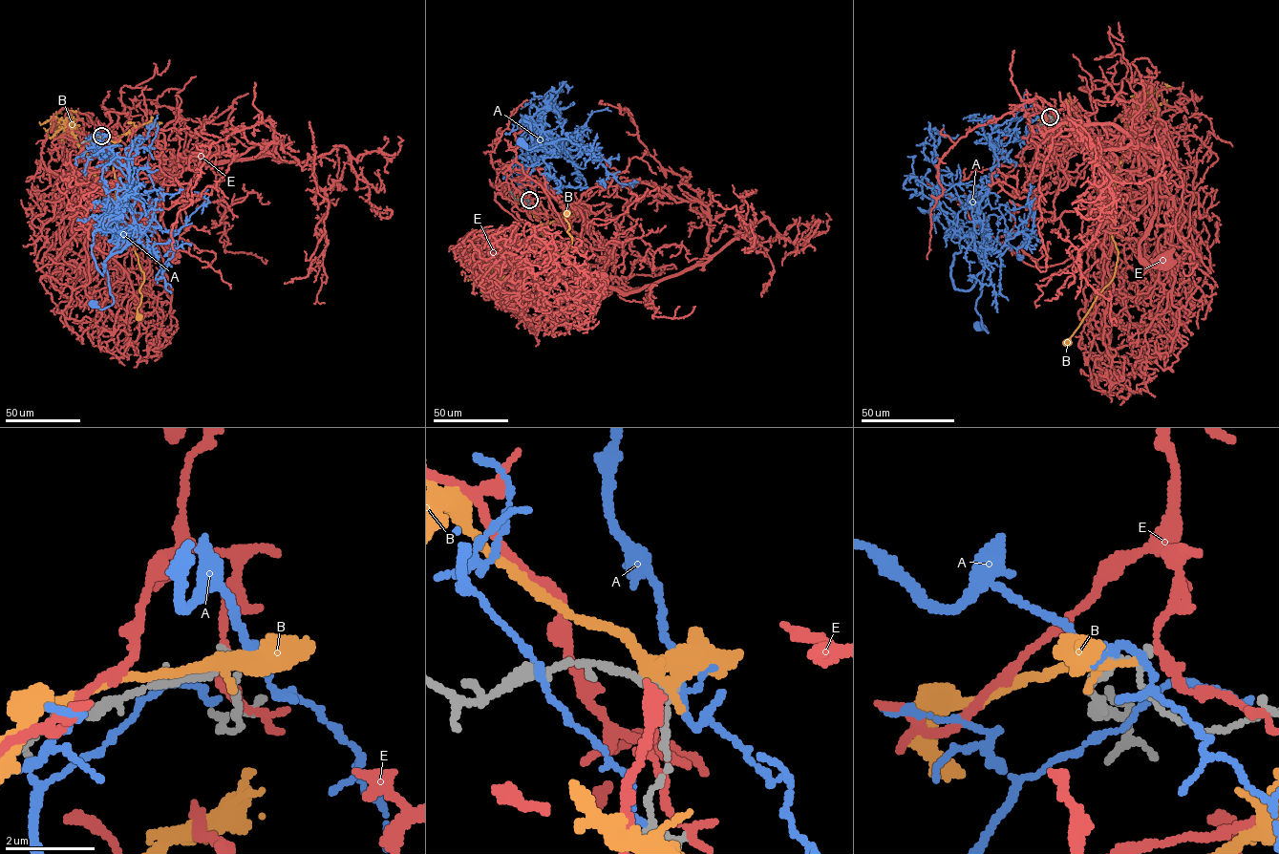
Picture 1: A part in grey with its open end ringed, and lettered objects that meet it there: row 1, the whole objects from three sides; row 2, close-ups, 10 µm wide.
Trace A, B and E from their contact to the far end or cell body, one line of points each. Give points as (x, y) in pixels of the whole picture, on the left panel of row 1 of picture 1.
A: (100, 135), (91, 134), (93, 145), (135, 182), (141, 237), (105, 261), (114, 303), (93, 304)
B: (100, 136), (90, 141), (114, 142), (113, 217), (134, 246), (143, 273), (139, 316)
E: (100, 135), (67, 184), (94, 183), (127, 159), (144, 166), (156, 146), (171, 177), (161, 204), (170, 251)

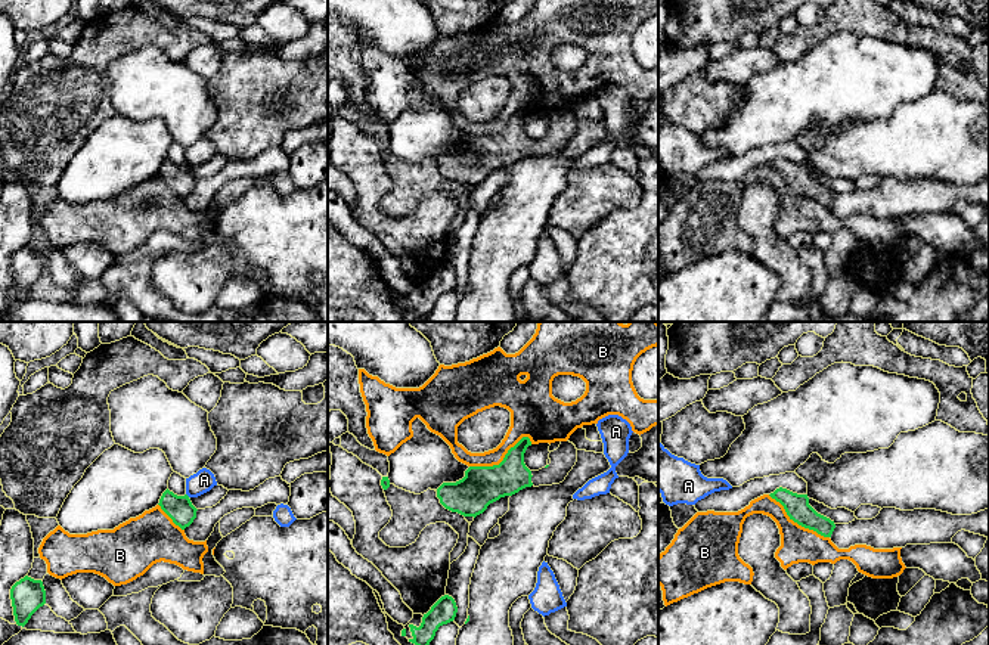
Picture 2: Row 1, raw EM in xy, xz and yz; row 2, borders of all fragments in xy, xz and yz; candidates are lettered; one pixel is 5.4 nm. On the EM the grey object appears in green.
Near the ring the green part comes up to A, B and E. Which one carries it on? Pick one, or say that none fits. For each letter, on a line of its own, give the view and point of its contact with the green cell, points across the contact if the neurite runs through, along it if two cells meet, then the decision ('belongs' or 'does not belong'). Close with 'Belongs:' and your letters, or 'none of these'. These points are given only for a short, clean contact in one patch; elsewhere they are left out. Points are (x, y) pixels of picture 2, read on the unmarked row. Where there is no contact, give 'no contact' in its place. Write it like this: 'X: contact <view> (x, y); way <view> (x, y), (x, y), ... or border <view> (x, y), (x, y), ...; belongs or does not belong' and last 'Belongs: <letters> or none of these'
A: no contact; does not belong
B: contact xz (504, 129); does not belong
E: contact xz (424, 316); border xz (421, 316), (425, 318); does not belong
Belongs: none of these

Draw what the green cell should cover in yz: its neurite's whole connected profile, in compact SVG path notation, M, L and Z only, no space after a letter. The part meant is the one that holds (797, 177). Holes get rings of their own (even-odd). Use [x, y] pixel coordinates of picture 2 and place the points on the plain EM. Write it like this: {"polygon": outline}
{"polygon": "M776 158L769 164L772 168L779 171L790 189L799 195L813 199L824 207L831 207L835 193L830 187L818 183L810 174L807 164L797 164L787 158Z"}

